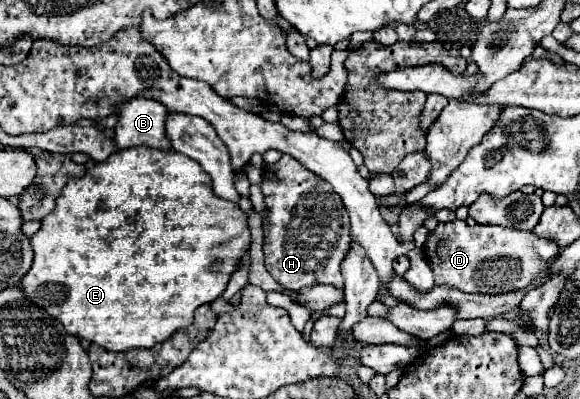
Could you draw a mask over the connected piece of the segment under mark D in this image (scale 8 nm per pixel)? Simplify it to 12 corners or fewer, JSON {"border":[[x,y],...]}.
{"border":[[532,231],[428,233],[436,285],[500,295],[534,285],[560,247]]}

